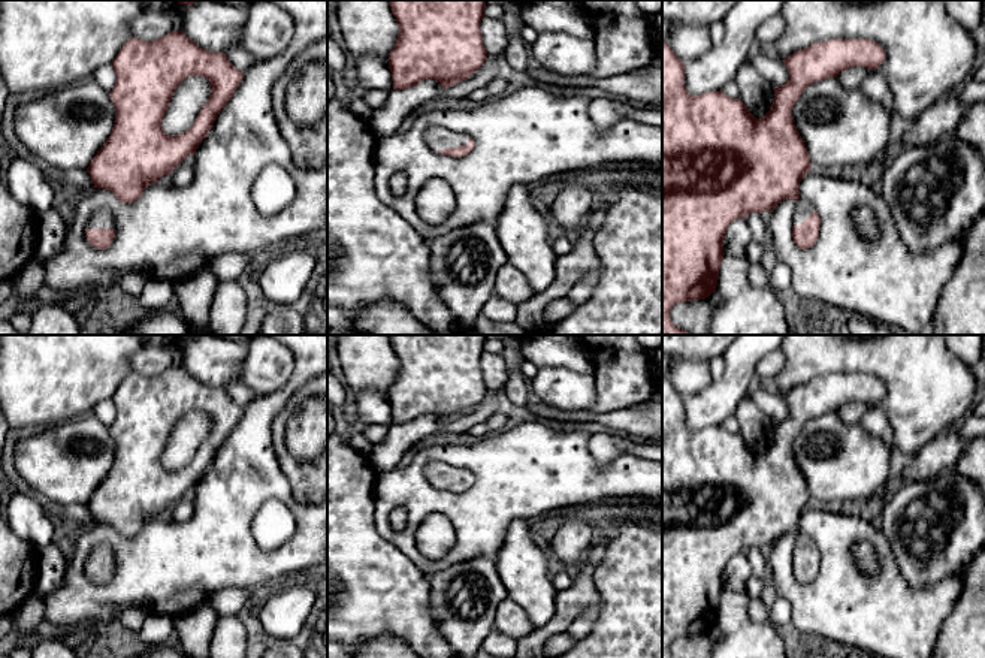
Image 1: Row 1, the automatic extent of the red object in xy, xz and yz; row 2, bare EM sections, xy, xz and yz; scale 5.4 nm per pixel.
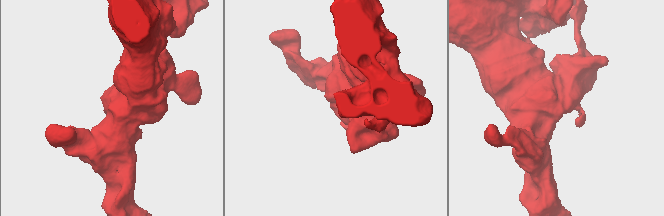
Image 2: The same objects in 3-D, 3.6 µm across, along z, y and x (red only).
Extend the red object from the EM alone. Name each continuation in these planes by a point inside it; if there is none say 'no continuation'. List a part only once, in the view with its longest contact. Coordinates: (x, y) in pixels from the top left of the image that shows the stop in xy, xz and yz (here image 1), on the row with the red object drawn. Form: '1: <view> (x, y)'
1: xz (438, 138)

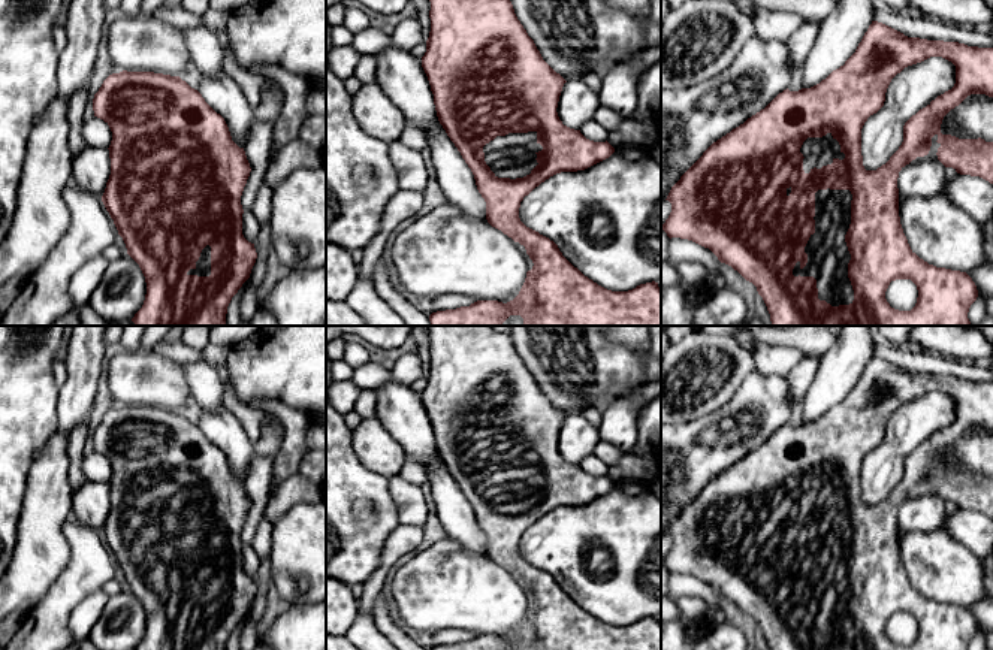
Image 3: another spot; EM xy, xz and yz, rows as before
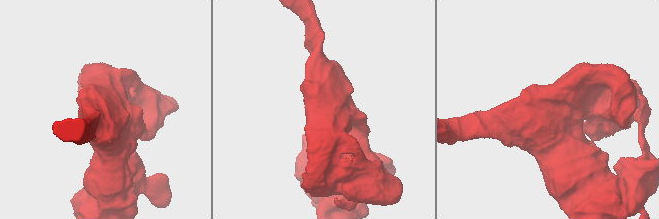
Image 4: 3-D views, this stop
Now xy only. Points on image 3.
1: xy (204, 263)

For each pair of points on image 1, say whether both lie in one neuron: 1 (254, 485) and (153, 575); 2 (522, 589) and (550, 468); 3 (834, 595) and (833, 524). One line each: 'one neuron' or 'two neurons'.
1: one neuron
2: two neurons
3: one neuron

